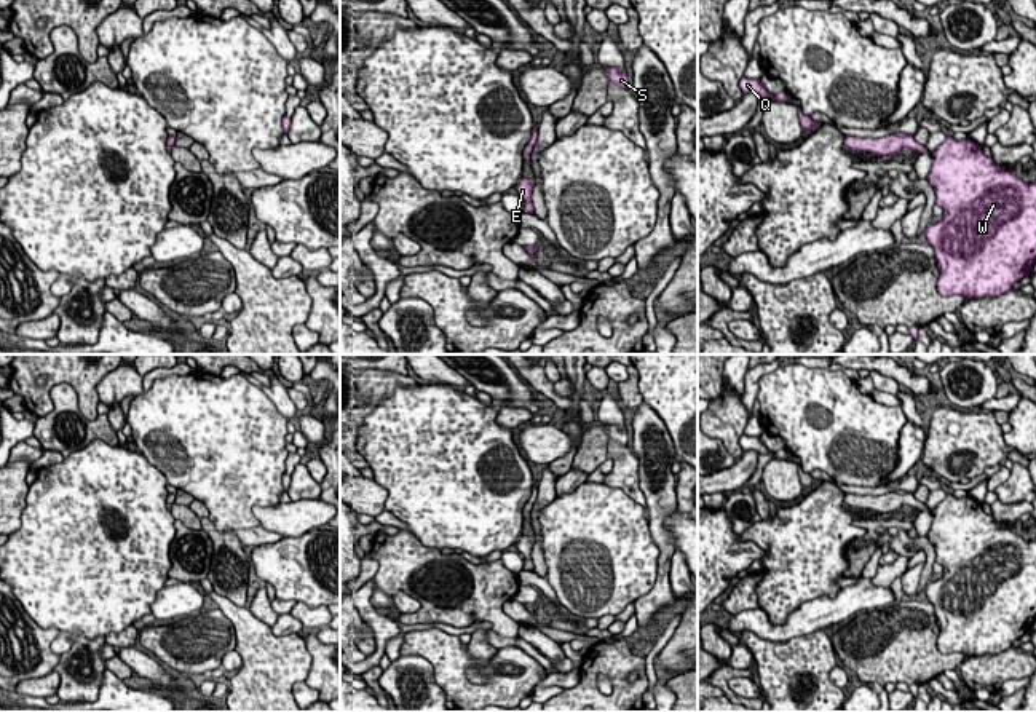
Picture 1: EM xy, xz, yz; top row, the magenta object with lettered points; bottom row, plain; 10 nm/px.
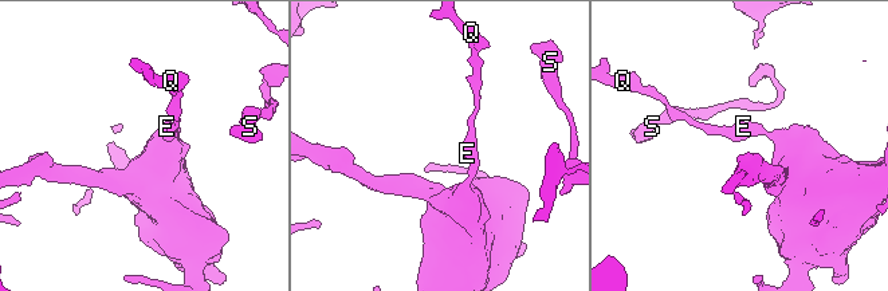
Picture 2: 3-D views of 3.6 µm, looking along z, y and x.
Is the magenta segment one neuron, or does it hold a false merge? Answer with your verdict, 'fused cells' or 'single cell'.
fused cells

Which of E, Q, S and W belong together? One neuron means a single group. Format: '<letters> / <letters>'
E W / Q S

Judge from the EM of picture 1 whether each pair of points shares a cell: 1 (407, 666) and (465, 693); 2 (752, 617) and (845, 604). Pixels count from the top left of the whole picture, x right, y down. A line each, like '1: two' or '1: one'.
1: two
2: one

